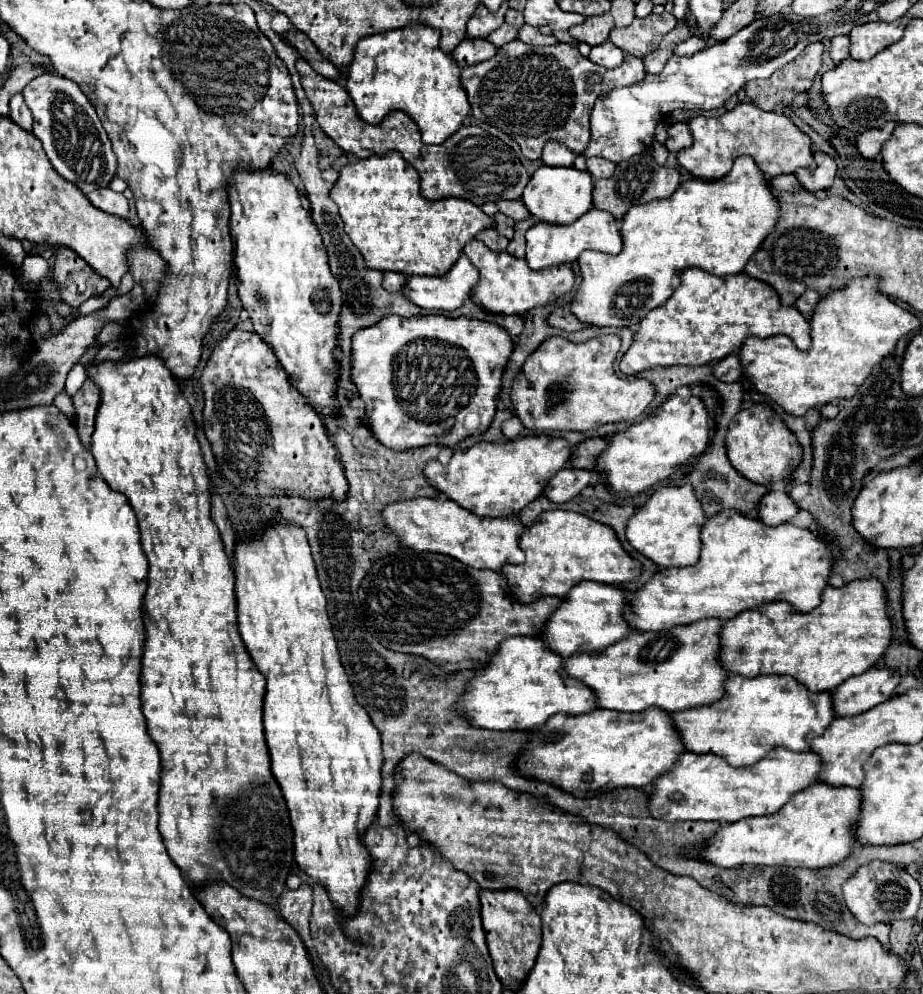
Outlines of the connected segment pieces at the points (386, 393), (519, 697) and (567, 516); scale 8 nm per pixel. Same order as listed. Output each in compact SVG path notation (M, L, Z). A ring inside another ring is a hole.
M389 316L383 318L381 322L377 322L375 326L369 328L361 328L355 336L353 336L353 372L351 372L351 380L355 382L361 400L367 406L367 418L369 418L369 428L373 430L375 438L393 450L407 450L407 448L419 448L419 446L429 446L429 444L437 444L437 446L455 446L459 444L463 438L467 436L479 436L483 434L497 412L497 396L501 392L501 378L505 372L505 366L509 364L509 354L513 352L513 340L509 336L509 332L493 322L483 322L483 320L475 320L475 318L447 318L447 316L411 316L411 318L403 318L403 316ZM475 412L479 416L479 424L467 426L465 418L467 414Z
M507 638L501 642L489 666L469 682L459 702L459 710L465 712L473 726L489 730L533 730L559 712L579 716L597 710L593 690L583 682L577 682L577 678L569 678L561 662L565 662L565 658L545 648L541 638Z
M543 512L537 522L525 530L519 546L527 554L525 564L505 566L503 574L509 582L509 592L523 604L535 602L541 596L563 598L581 580L623 584L643 574L643 564L625 552L613 528L577 512Z

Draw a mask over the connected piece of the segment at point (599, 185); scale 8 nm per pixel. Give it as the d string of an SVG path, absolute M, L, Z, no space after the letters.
M649 152L645 154L637 154L625 162L619 162L615 168L615 174L611 178L605 180L595 180L595 188L593 188L593 206L599 210L607 210L611 212L617 220L621 220L629 206L635 204L647 204L655 198L669 198L675 188L681 182L681 174L677 168L667 168L667 166L659 166L653 156Z

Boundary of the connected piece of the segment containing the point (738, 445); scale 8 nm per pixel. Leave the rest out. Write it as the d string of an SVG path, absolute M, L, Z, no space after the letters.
M761 402L741 410L731 420L725 444L731 464L755 484L771 484L775 480L789 478L803 458L803 448L797 436L785 426L785 422L779 418L777 412L773 412L769 404Z

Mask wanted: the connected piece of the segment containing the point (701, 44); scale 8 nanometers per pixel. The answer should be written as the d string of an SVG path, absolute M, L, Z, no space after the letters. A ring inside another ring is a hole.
M689 36L685 42L681 42L675 48L675 54L677 56L693 56L695 52L701 52L705 46L707 46L707 42L701 36Z

